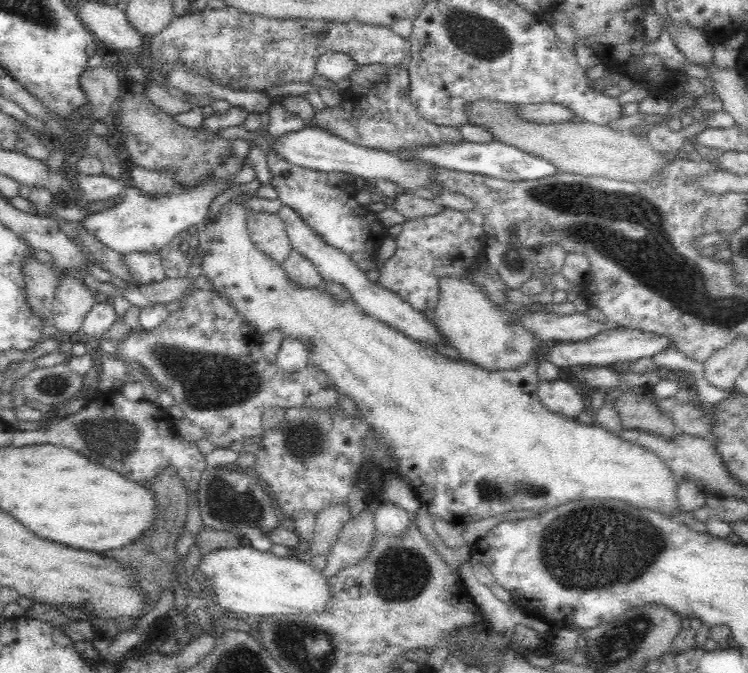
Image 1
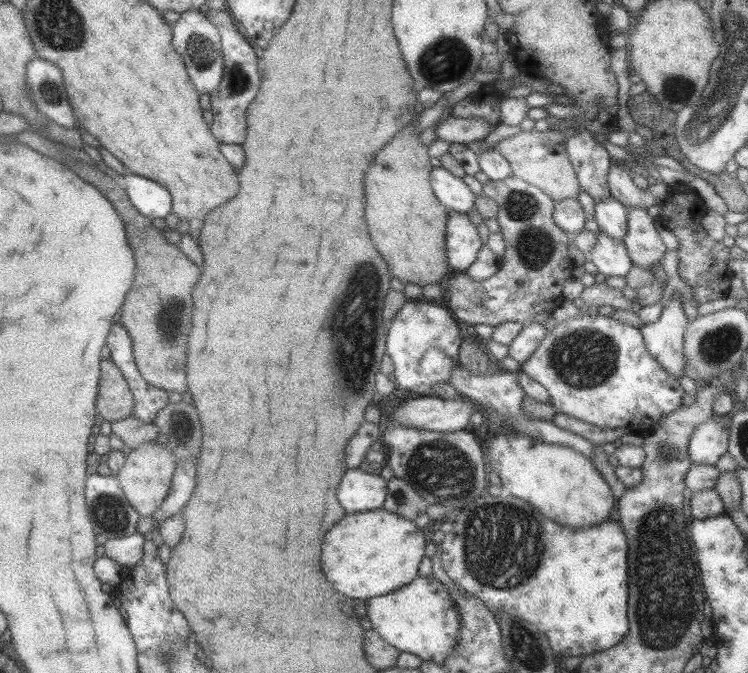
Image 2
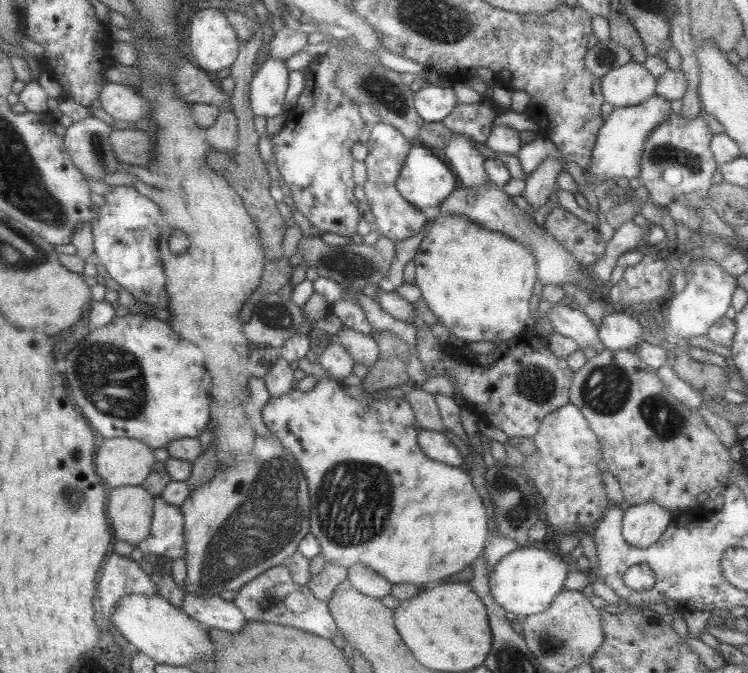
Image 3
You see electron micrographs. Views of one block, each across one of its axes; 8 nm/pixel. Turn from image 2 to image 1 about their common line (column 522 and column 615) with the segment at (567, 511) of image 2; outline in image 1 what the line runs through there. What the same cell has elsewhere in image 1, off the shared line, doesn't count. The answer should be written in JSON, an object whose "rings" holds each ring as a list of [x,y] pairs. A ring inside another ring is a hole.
{"rings":[[[229,201],[220,210],[215,219],[204,219],[198,225],[198,241],[194,245],[192,256],[202,268],[202,275],[212,282],[215,287],[214,291],[220,293],[222,297],[232,301],[234,309],[238,311],[241,317],[244,317],[248,327],[259,336],[264,336],[269,330],[277,328],[282,334],[282,338],[300,339],[306,347],[308,347],[309,364],[323,370],[323,372],[336,385],[338,394],[345,394],[350,397],[358,414],[372,427],[372,431],[376,435],[378,442],[390,449],[393,458],[395,458],[396,466],[403,476],[410,478],[411,486],[418,496],[419,500],[424,504],[428,512],[438,518],[443,518],[448,522],[464,527],[470,522],[482,520],[482,518],[490,518],[490,516],[498,516],[498,514],[506,514],[512,510],[534,510],[534,512],[546,512],[552,510],[568,500],[588,500],[588,498],[598,498],[598,500],[621,500],[630,504],[633,508],[640,510],[650,509],[662,514],[670,514],[674,510],[679,510],[678,496],[676,491],[678,485],[672,477],[672,472],[662,463],[660,457],[656,456],[650,450],[633,443],[632,441],[623,439],[619,435],[608,432],[603,426],[595,422],[590,424],[578,423],[573,418],[568,418],[564,415],[556,415],[551,410],[548,410],[541,402],[537,393],[539,385],[538,365],[545,360],[532,358],[528,360],[524,366],[520,368],[512,368],[504,371],[488,371],[484,368],[477,367],[475,364],[466,363],[465,361],[454,361],[444,355],[438,353],[432,346],[422,344],[419,341],[406,336],[402,331],[396,330],[367,314],[350,298],[350,300],[335,300],[333,296],[324,290],[322,286],[314,288],[300,288],[292,284],[284,272],[282,264],[274,262],[268,258],[261,250],[254,247],[254,243],[249,236],[247,230],[246,212],[248,207],[244,203]]]}

